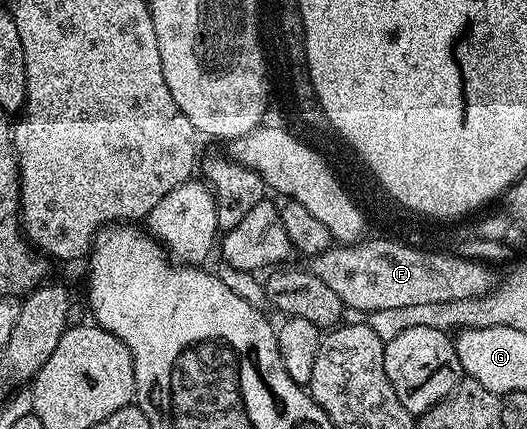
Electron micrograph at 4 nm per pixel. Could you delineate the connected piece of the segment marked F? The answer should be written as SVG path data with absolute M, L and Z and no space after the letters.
M391 237L381 238L370 240L367 238L365 241L359 241L353 245L332 245L324 253L315 255L309 260L309 271L316 277L320 277L320 281L324 281L324 285L328 285L328 289L334 290L336 297L340 297L343 308L367 313L382 309L403 308L408 305L476 298L491 290L491 268L485 262L459 258L455 254L443 253L441 250L411 247L406 242Z

